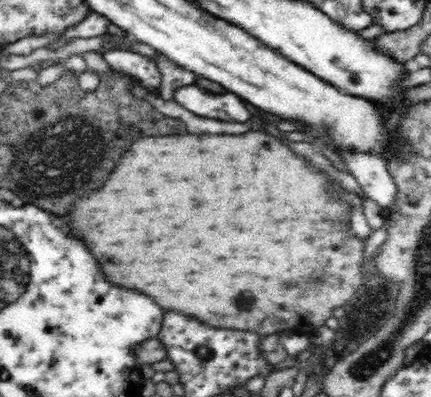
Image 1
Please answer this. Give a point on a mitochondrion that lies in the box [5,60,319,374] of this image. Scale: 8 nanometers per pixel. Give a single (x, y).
(44, 164)

